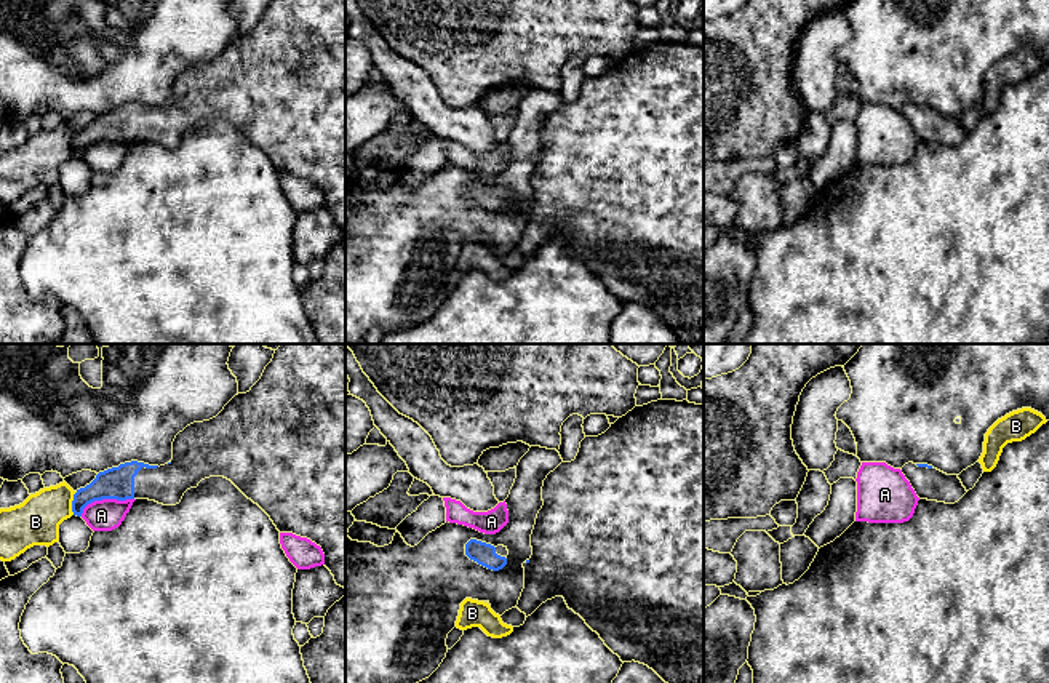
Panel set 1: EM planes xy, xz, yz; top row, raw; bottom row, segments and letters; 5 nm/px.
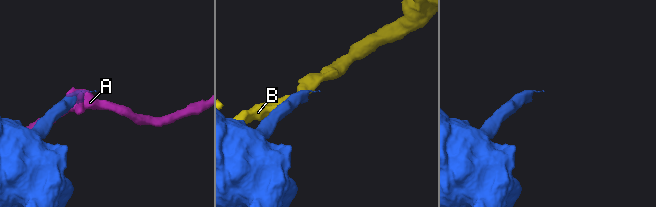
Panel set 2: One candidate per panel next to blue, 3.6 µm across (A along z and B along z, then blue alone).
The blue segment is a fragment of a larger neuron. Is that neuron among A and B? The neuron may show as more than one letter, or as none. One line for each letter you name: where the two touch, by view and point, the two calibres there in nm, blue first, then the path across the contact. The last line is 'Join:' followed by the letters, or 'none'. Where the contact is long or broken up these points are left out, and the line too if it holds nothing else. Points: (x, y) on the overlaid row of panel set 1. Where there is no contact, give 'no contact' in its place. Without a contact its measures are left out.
Join: none

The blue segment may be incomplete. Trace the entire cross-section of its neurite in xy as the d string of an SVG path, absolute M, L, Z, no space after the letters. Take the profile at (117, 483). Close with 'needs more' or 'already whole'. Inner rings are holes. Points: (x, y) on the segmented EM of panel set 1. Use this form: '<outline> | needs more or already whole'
M281 344L249 392L235 395L216 417L193 422L176 435L170 464L158 467L131 461L99 472L90 485L77 489L72 512L82 517L88 504L102 499L149 499L176 505L187 489L209 477L230 480L270 517L280 533L320 545L325 566L345 589L345 344Z | needs more

